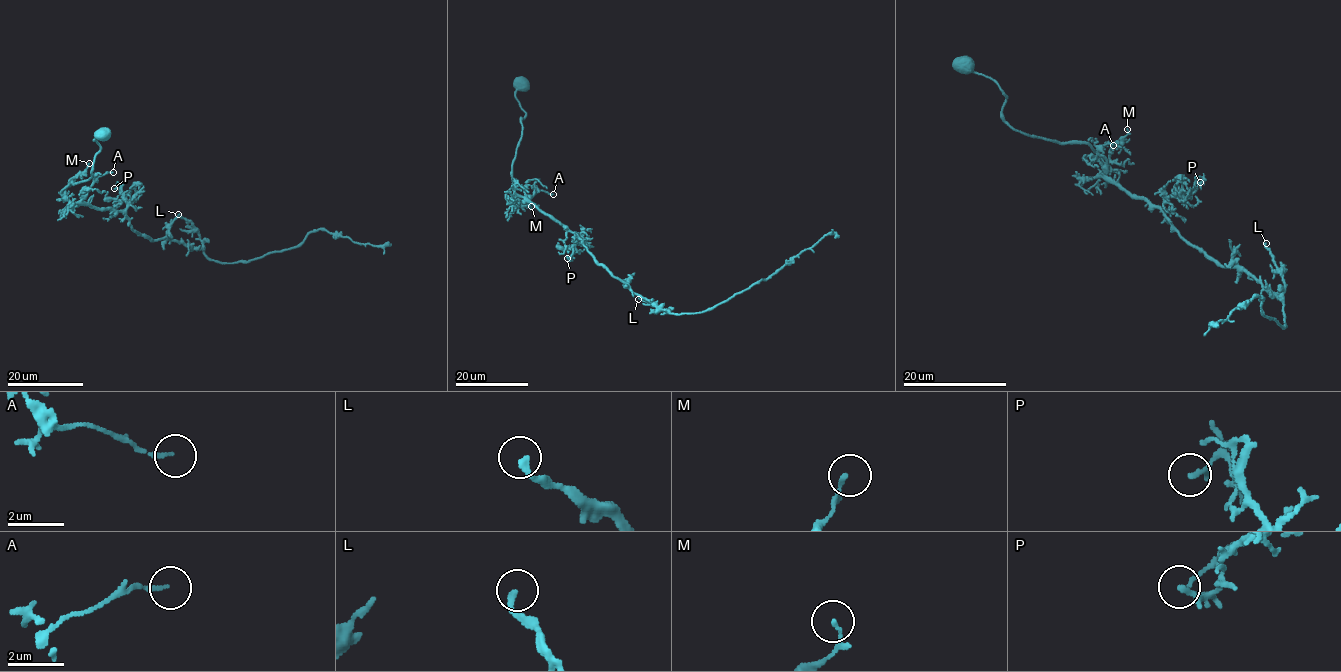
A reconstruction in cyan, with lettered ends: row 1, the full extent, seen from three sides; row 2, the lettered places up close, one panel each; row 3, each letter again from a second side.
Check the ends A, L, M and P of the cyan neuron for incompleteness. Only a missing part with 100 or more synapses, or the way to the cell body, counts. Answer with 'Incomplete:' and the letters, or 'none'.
Incomplete: none

